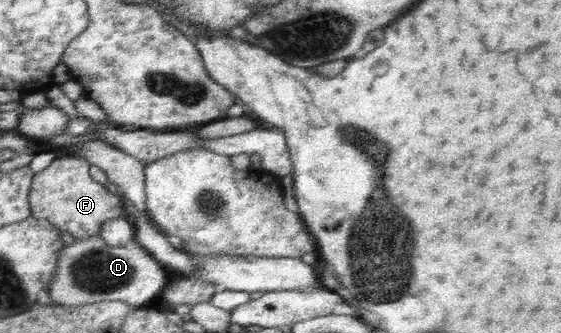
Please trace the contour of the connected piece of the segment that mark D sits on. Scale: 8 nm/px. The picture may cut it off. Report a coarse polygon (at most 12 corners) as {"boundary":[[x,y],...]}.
{"boundary":[[96,234],[63,247],[48,292],[63,306],[149,305],[167,268]]}

